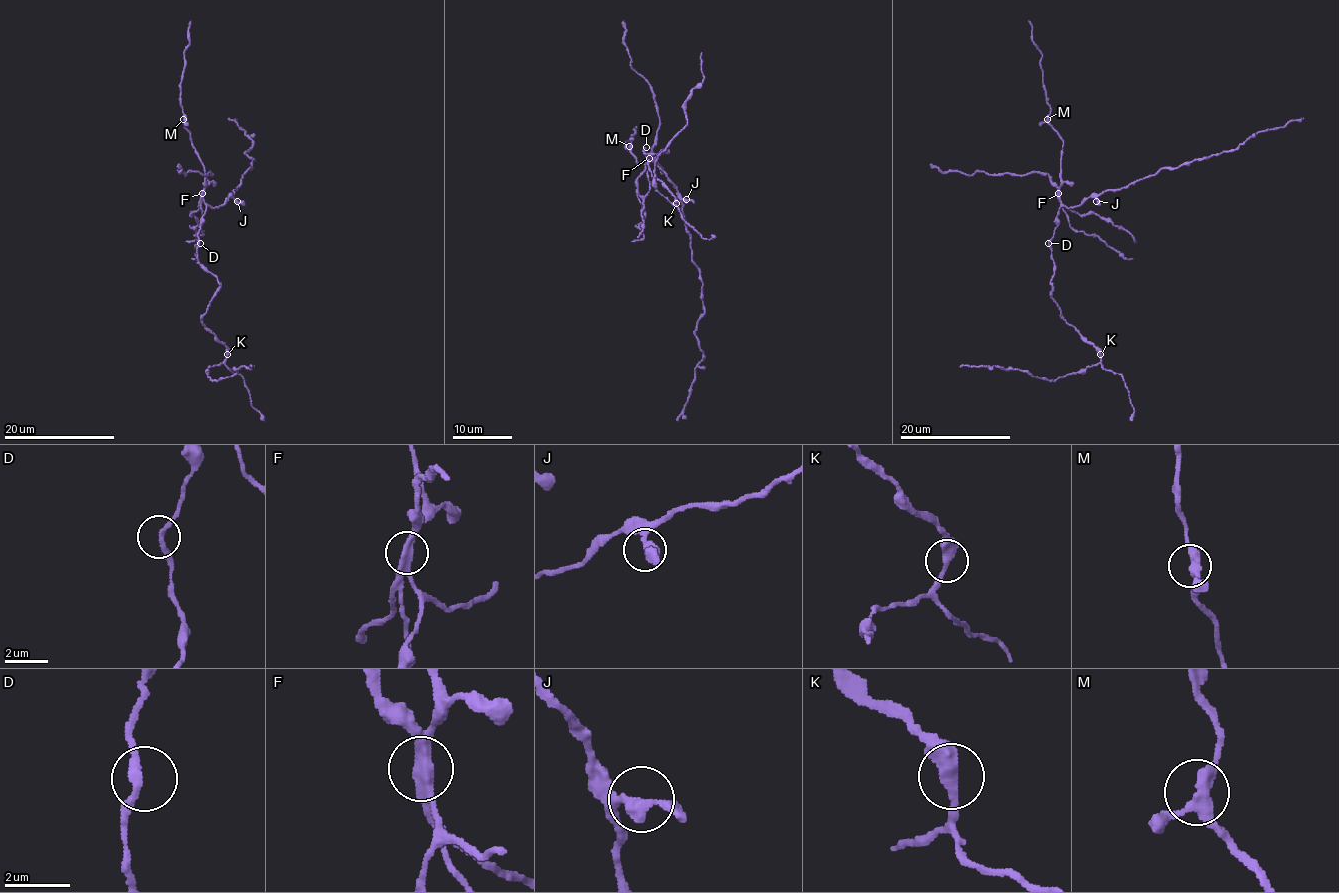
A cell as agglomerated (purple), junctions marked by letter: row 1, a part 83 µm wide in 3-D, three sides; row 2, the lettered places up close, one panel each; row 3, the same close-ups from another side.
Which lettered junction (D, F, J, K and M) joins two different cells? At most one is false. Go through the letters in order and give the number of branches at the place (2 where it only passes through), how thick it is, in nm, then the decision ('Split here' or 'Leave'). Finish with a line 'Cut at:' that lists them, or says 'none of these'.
D: Branches: 2. Thickness 240 nm. Leave
F: Branches: 2. Thickness 380 nm. Split here
J: Branches: 2. Thickness 360 nm. Leave
K: Branches: 2. Thickness 420 nm. Leave
M: Branches: 3. Thickness 340 nm. Leave
Cut at: F

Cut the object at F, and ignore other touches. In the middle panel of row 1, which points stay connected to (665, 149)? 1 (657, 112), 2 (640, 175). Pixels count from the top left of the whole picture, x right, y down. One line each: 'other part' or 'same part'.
1: other part
2: other part

